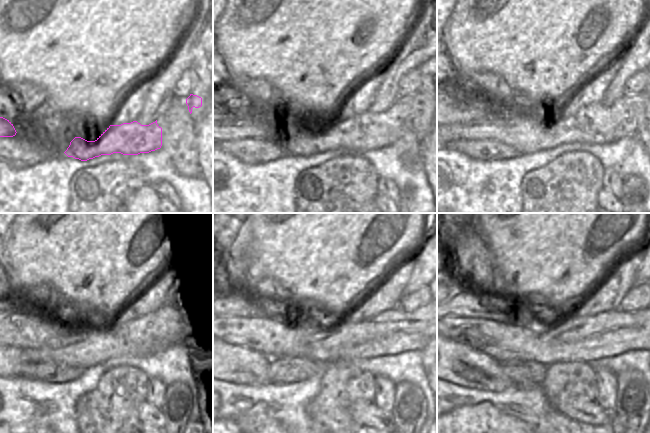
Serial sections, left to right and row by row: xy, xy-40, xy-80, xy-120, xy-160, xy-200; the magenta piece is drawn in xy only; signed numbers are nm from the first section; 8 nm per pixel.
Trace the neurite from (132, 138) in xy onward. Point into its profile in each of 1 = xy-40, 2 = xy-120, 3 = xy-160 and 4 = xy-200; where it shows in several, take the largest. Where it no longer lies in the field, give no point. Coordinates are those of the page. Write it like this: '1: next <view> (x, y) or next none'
1: next xy-40 (368, 131)
2: next xy-120 (152, 334)
3: next xy-160 (345, 335)
4: next xy-200 (573, 328)

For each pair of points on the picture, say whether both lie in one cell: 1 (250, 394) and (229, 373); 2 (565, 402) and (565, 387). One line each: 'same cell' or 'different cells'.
1: different cells
2: different cells

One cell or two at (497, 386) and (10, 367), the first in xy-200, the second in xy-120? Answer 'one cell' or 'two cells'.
one cell

